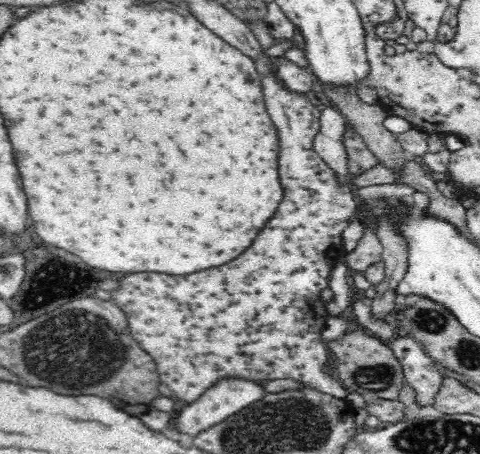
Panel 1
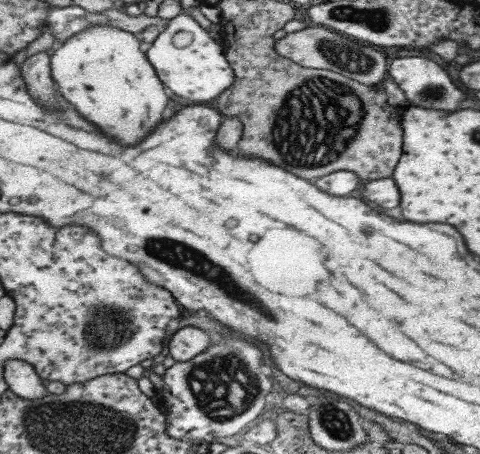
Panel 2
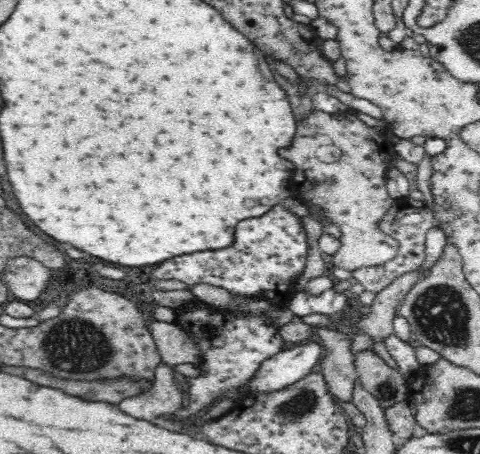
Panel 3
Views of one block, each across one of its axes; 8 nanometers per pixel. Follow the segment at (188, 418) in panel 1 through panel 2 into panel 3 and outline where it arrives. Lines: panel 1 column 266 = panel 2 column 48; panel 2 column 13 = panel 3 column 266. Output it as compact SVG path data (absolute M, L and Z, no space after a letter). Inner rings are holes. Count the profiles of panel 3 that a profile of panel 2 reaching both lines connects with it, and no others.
M312 340L290 350L280 350L278 354L268 358L264 366L260 366L256 380L250 384L252 392L246 396L254 396L256 392L276 392L302 380L306 374L312 372L316 364L322 362L324 354L326 350Z

